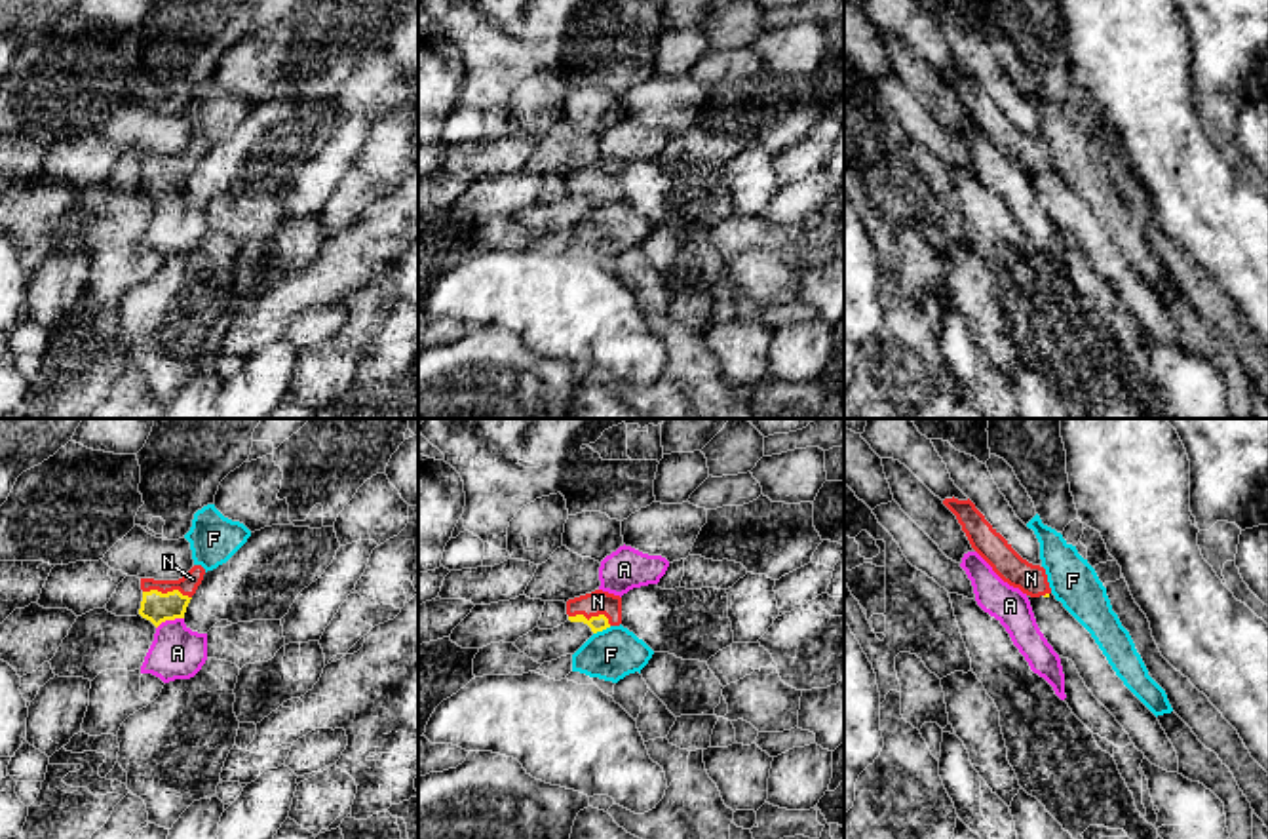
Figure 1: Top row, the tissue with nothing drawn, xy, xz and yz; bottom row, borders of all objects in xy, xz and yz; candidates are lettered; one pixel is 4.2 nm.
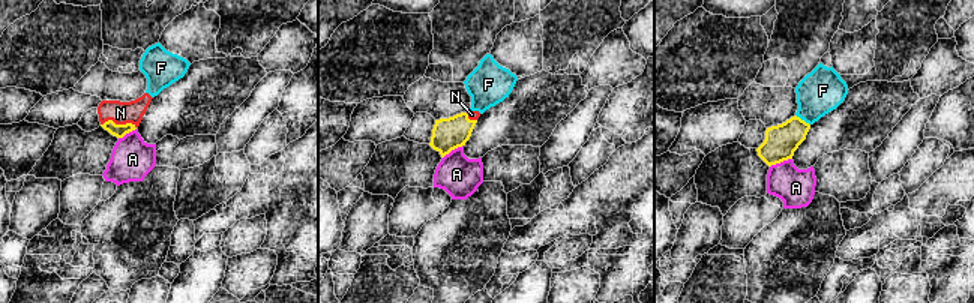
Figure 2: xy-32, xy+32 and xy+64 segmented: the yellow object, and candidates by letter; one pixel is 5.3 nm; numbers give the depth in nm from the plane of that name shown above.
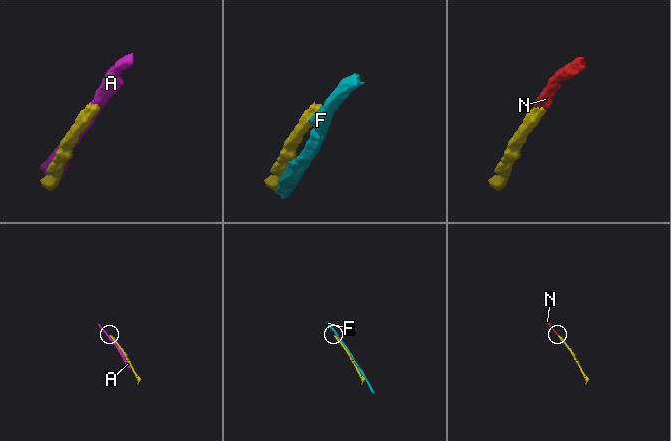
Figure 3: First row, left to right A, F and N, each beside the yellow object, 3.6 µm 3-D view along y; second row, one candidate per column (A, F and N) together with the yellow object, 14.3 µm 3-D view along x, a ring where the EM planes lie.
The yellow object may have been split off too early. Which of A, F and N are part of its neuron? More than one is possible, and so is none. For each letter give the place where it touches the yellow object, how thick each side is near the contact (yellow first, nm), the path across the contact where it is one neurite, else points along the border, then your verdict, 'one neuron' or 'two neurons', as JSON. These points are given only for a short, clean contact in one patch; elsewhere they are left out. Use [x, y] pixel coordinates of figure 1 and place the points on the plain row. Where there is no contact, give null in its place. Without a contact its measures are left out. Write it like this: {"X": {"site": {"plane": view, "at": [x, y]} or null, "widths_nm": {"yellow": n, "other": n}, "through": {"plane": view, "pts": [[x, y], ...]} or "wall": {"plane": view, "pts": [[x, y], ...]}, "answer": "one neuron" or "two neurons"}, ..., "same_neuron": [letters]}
{"A": {"site": {"plane": "xy", "at": [170, 193]}, "widths_nm": {"yellow": 130, "other": 220}, "answer": "two neurons"}, "F": {"site": {"plane": "xz", "at": [601, 204]}, "widths_nm": {"yellow": 70, "other": 220}, "answer": "two neurons"}, "N": {"site": {"plane": "xy", "at": [168, 166]}, "widths_nm": {"yellow": 130, "other": 80}, "through": {"plane": "xy", "pts": [[156, 181], [168, 166], [181, 164], [192, 153]]}, "answer": "one neuron"}, "same_neuron": ["N"]}

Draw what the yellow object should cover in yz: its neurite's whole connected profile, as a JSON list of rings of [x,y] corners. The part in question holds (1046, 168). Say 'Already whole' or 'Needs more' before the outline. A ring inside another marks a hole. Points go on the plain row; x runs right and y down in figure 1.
Needs more. [[[945,72],[943,78],[956,89],[971,122],[992,141],[1009,160],[1030,171],[1049,171],[1051,162],[1046,143],[1023,133],[1011,118],[985,93],[975,78],[958,72]]]

